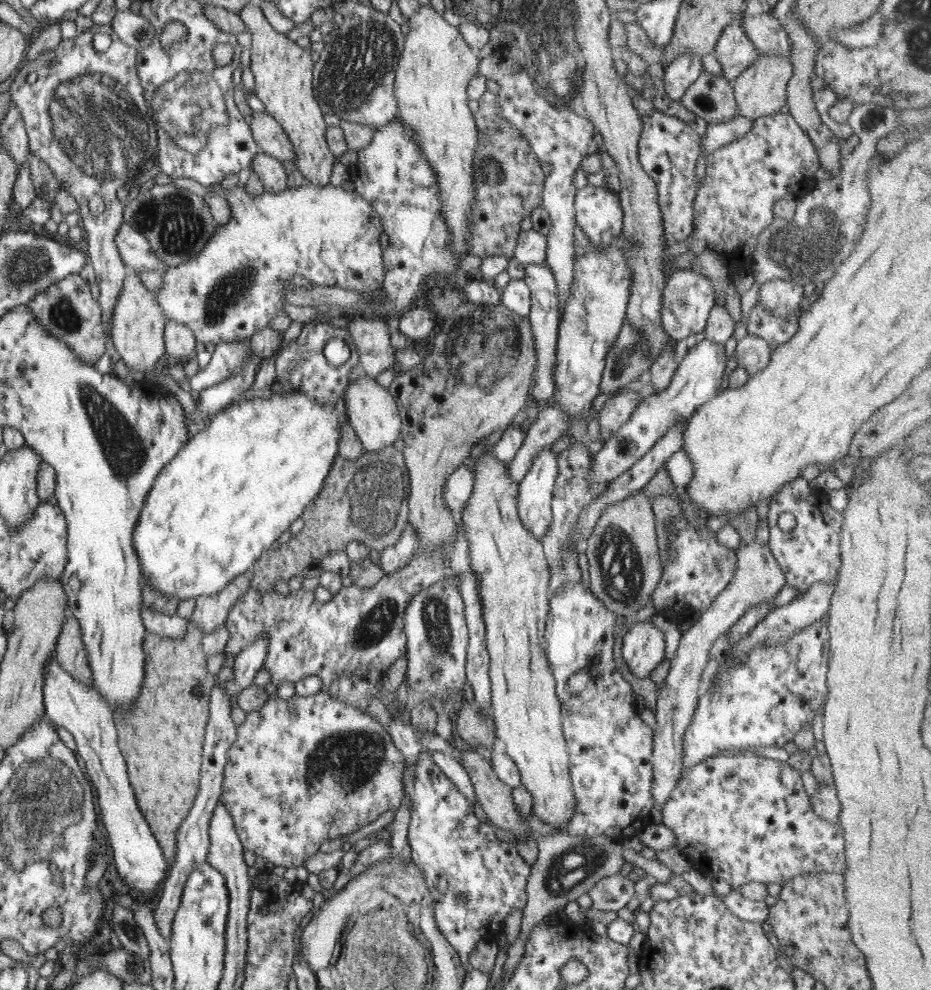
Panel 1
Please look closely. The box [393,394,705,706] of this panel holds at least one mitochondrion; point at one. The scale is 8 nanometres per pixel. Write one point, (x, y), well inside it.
(621, 570)

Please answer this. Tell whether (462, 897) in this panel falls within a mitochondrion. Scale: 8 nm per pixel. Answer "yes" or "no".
yes

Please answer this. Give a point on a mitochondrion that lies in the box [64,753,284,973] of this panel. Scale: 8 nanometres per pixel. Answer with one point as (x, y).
(133, 934)

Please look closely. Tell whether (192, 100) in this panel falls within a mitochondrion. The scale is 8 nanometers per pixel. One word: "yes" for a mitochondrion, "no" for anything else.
yes

